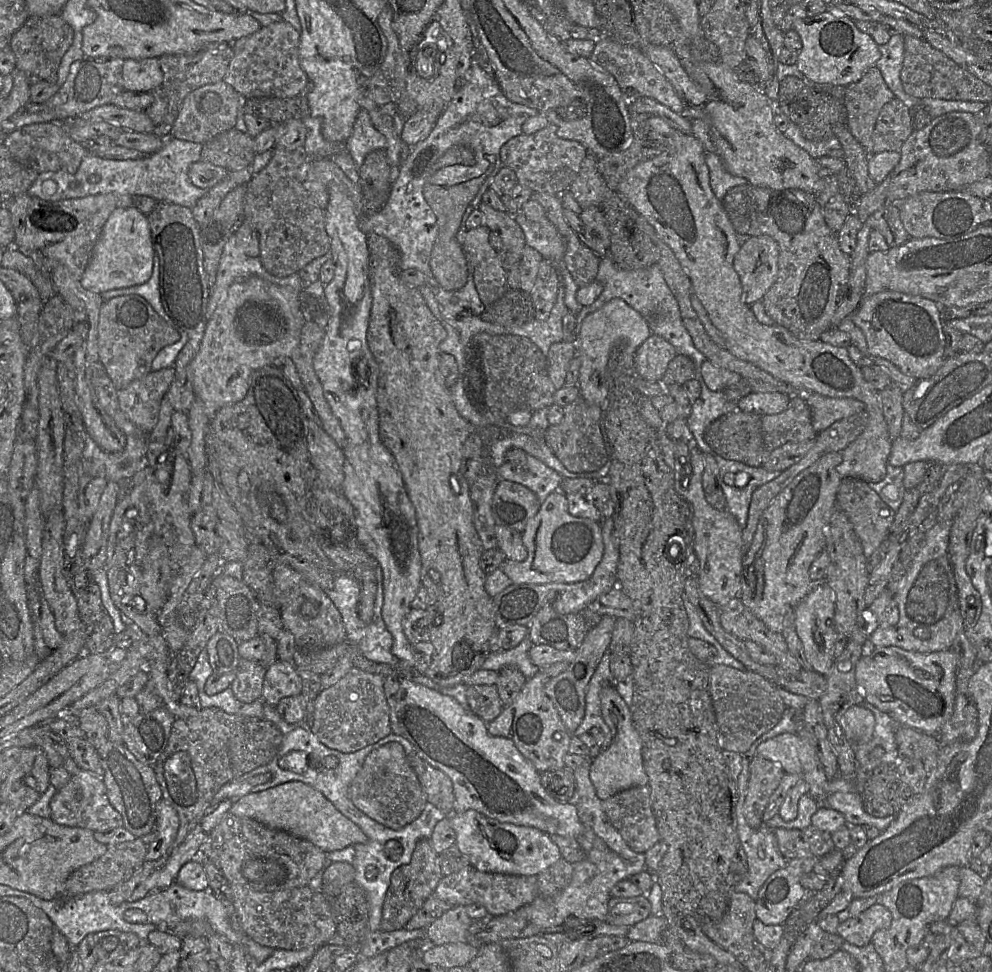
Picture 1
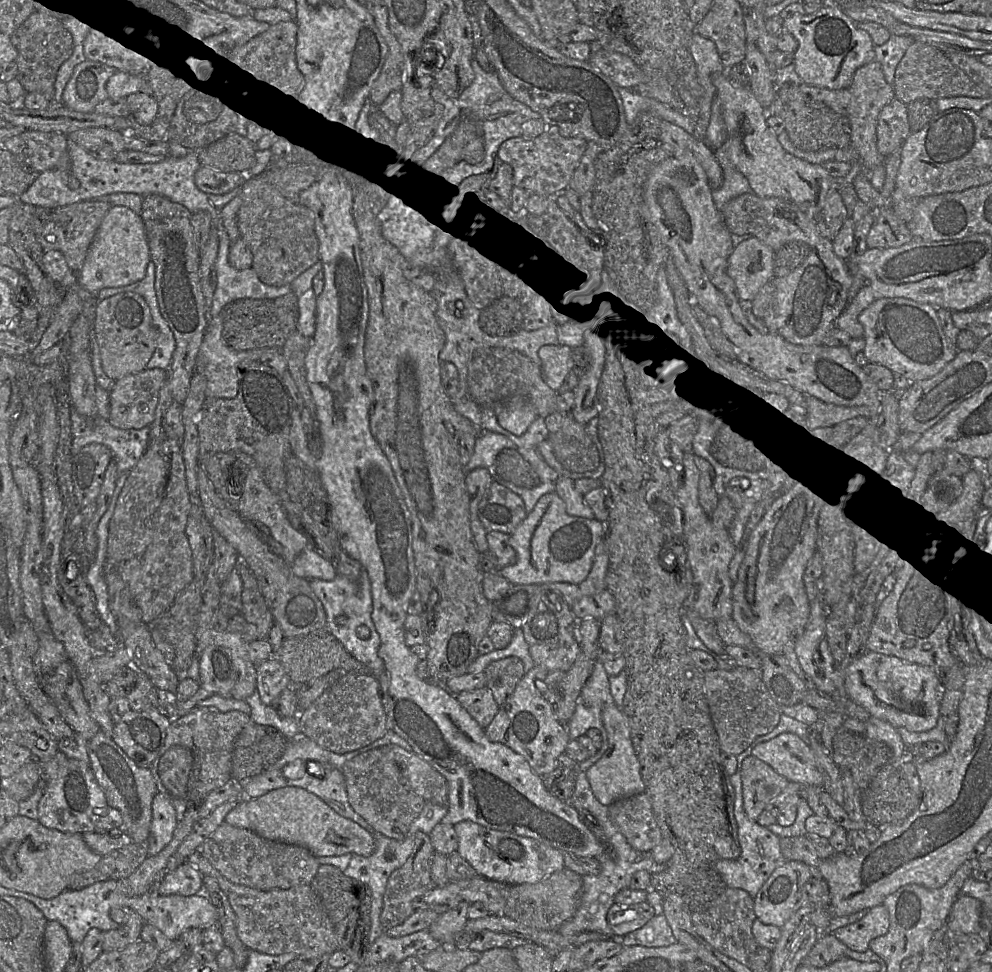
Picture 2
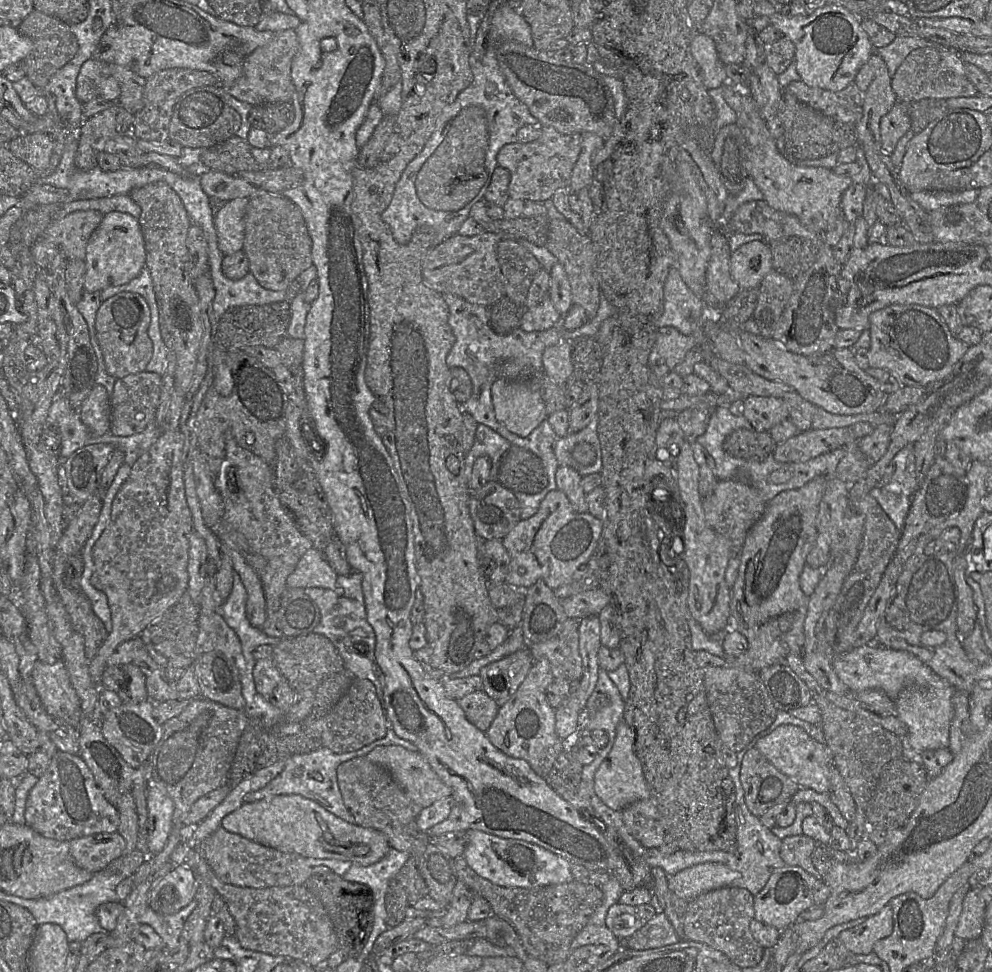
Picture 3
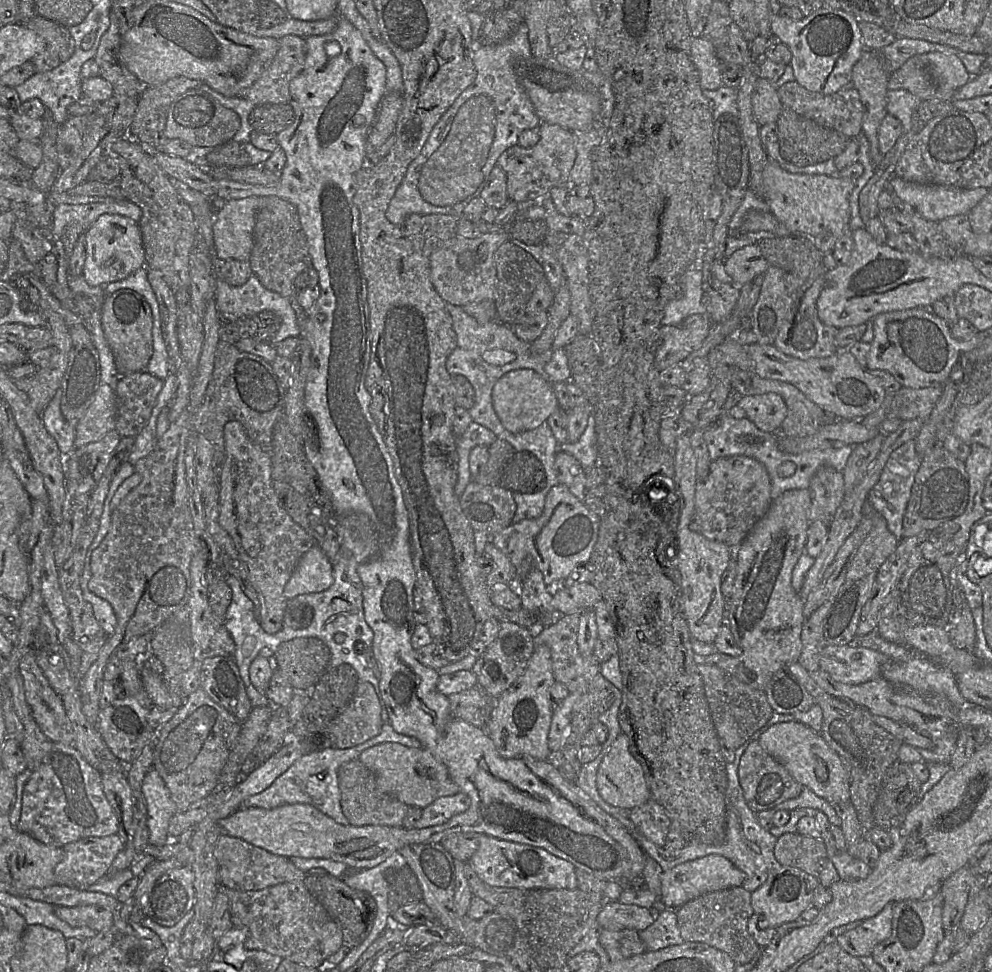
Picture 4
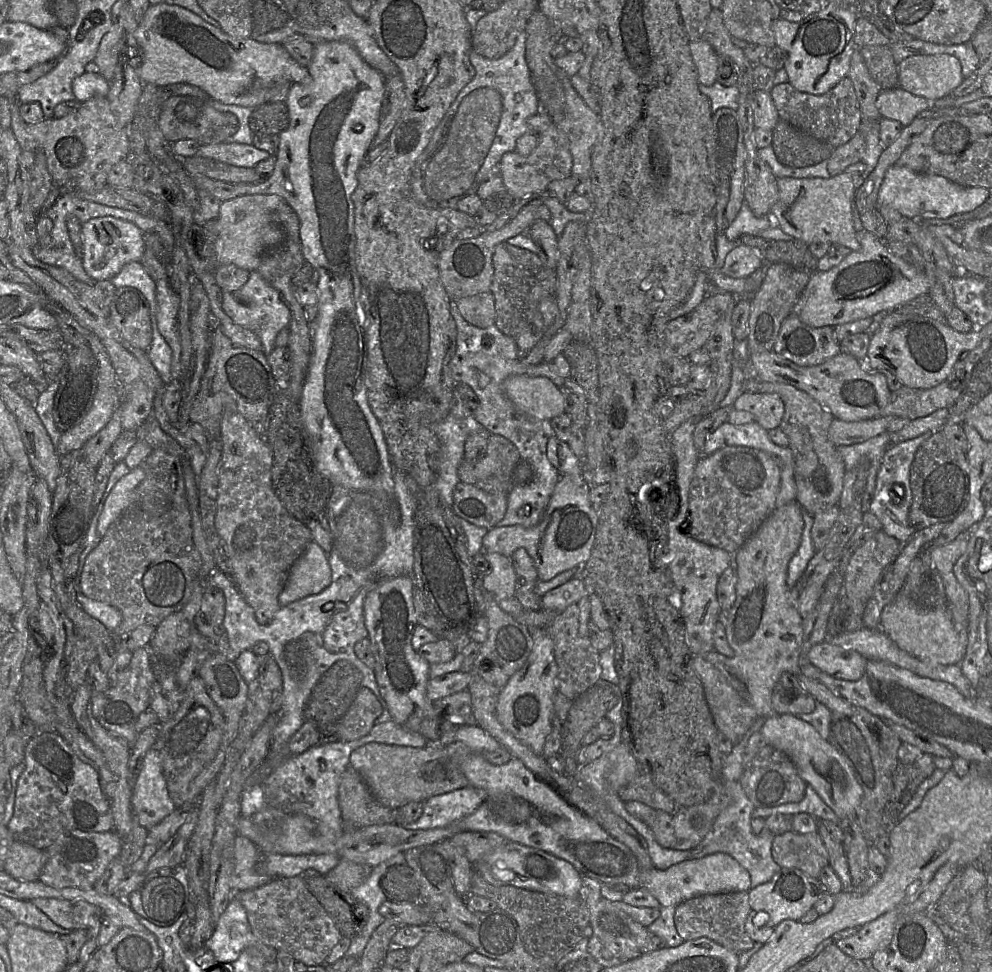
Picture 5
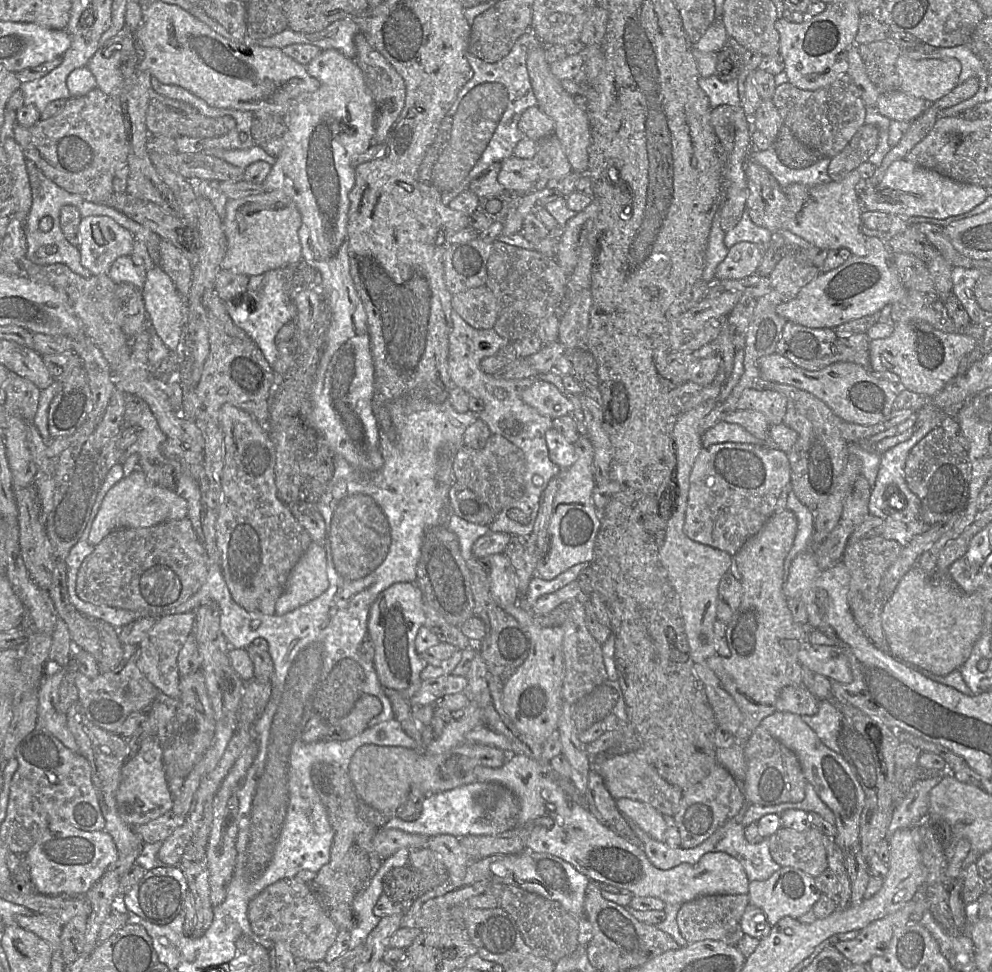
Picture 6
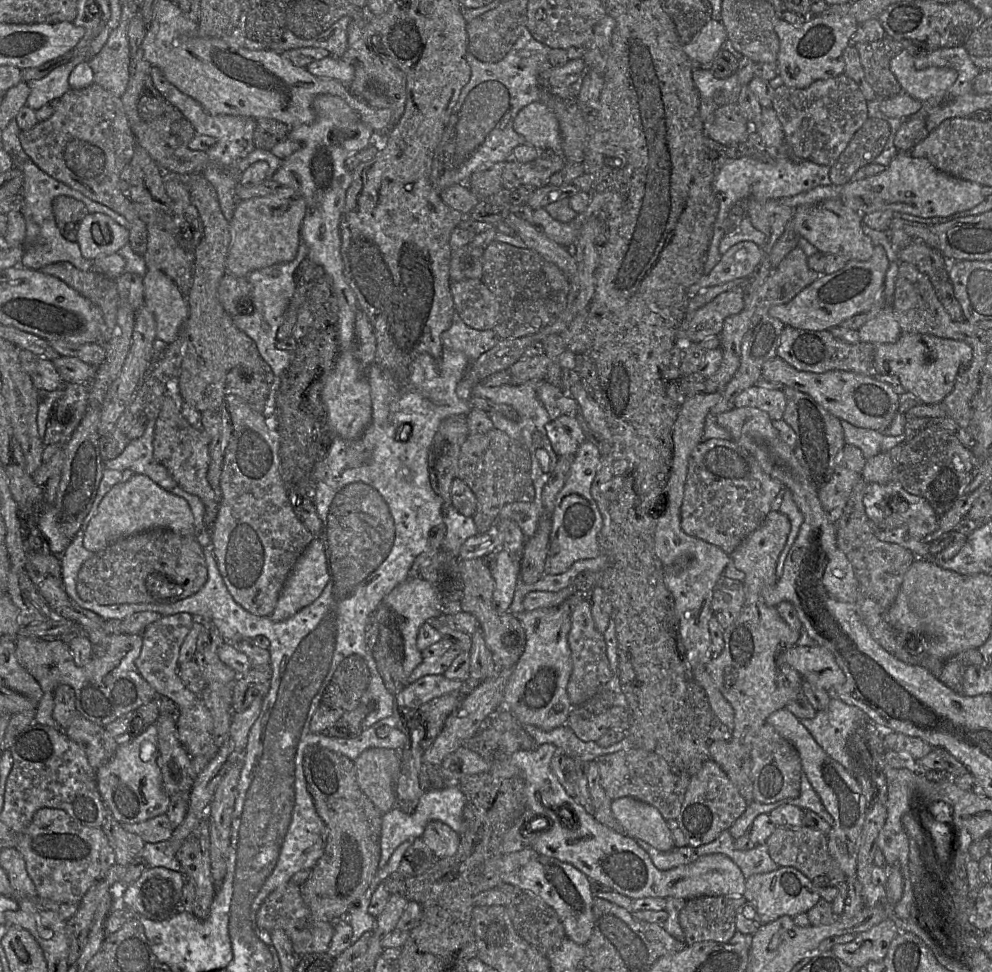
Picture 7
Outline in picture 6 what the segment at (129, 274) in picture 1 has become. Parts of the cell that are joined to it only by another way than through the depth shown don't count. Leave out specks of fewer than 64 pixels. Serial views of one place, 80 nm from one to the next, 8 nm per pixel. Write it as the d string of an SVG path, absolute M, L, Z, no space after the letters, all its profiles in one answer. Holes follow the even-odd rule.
M88 216L80 221L79 240L81 265L92 275L108 275L118 257L130 256L135 238L107 216Z

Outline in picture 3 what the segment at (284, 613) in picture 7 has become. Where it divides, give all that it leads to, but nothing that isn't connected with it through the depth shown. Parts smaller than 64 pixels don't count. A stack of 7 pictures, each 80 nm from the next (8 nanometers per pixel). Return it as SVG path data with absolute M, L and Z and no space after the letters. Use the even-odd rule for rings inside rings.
M311 548L303 554L294 571L288 576L286 586L303 589L312 587L335 589L337 576L323 553Z

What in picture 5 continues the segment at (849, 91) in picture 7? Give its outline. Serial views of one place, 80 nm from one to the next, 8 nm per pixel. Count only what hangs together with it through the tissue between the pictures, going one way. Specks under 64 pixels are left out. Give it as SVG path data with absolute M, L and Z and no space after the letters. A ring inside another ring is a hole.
M847 77L823 95L800 92L788 82L774 86L770 95L780 120L834 148L847 143L859 131L862 115L853 83Z

